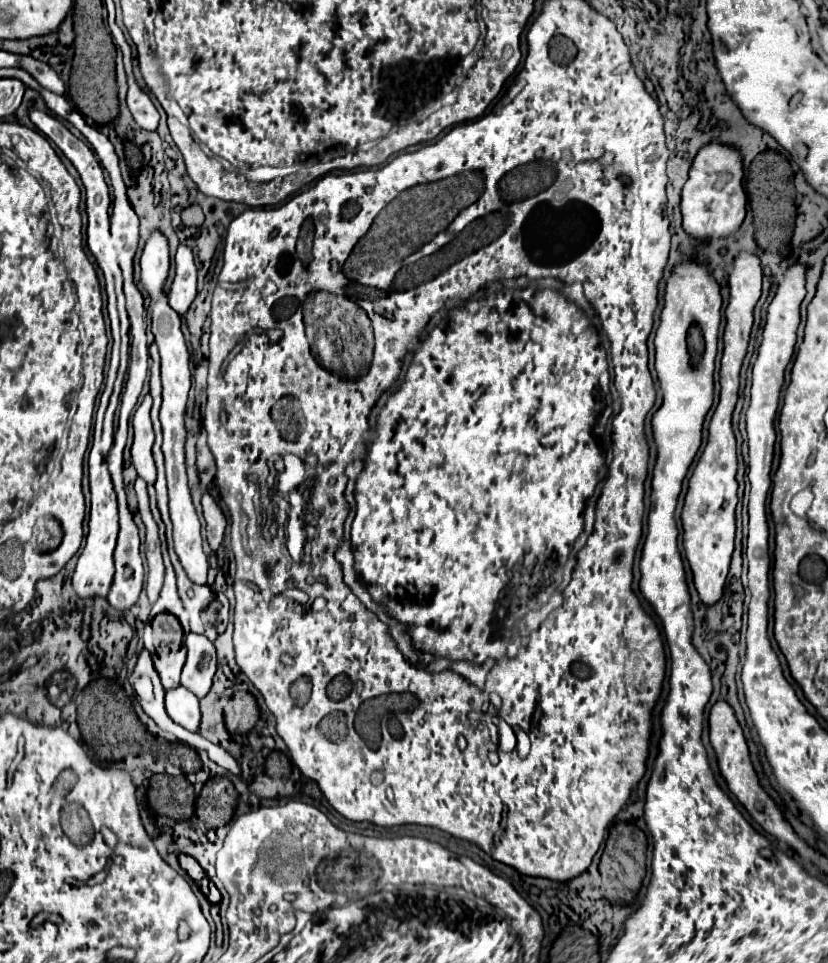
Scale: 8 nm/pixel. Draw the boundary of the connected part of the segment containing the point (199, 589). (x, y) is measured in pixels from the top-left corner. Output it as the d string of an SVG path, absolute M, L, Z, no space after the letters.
M175 566L177 574L177 588L179 596L183 600L183 606L189 612L189 624L191 632L203 634L211 640L215 640L219 634L227 628L227 616L229 616L229 602L223 602L217 592L211 590L207 584L193 584L189 576L185 576L181 566Z

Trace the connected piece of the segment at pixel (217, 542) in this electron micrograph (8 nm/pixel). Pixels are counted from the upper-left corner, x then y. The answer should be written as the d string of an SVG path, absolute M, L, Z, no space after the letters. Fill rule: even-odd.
M209 492L203 494L201 498L201 504L203 504L203 516L205 516L205 522L207 522L207 540L209 540L209 546L213 550L217 550L223 542L223 532L225 532L225 516L219 508L219 504L213 500L213 496Z

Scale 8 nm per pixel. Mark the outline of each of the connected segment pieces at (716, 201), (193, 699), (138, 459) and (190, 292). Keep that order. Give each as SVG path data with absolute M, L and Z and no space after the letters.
M719 142L705 146L693 160L689 180L683 186L681 196L681 212L683 212L683 228L689 236L697 240L713 240L735 234L741 228L745 218L747 196L741 186L743 180L743 164L741 156Z
M183 686L167 692L165 708L167 708L167 714L177 724L181 724L183 728L187 728L191 732L199 732L201 710L199 710L199 698L193 692L189 692Z
M147 394L141 402L141 406L135 412L133 418L133 430L135 430L135 438L133 438L133 446L131 446L131 456L133 456L133 466L137 470L137 474L149 484L153 486L155 482L155 462L151 456L151 446L153 446L153 428L151 428L151 394Z
M179 244L175 264L177 276L169 290L169 304L177 314L185 314L197 296L197 268L193 262L193 250L185 244Z

